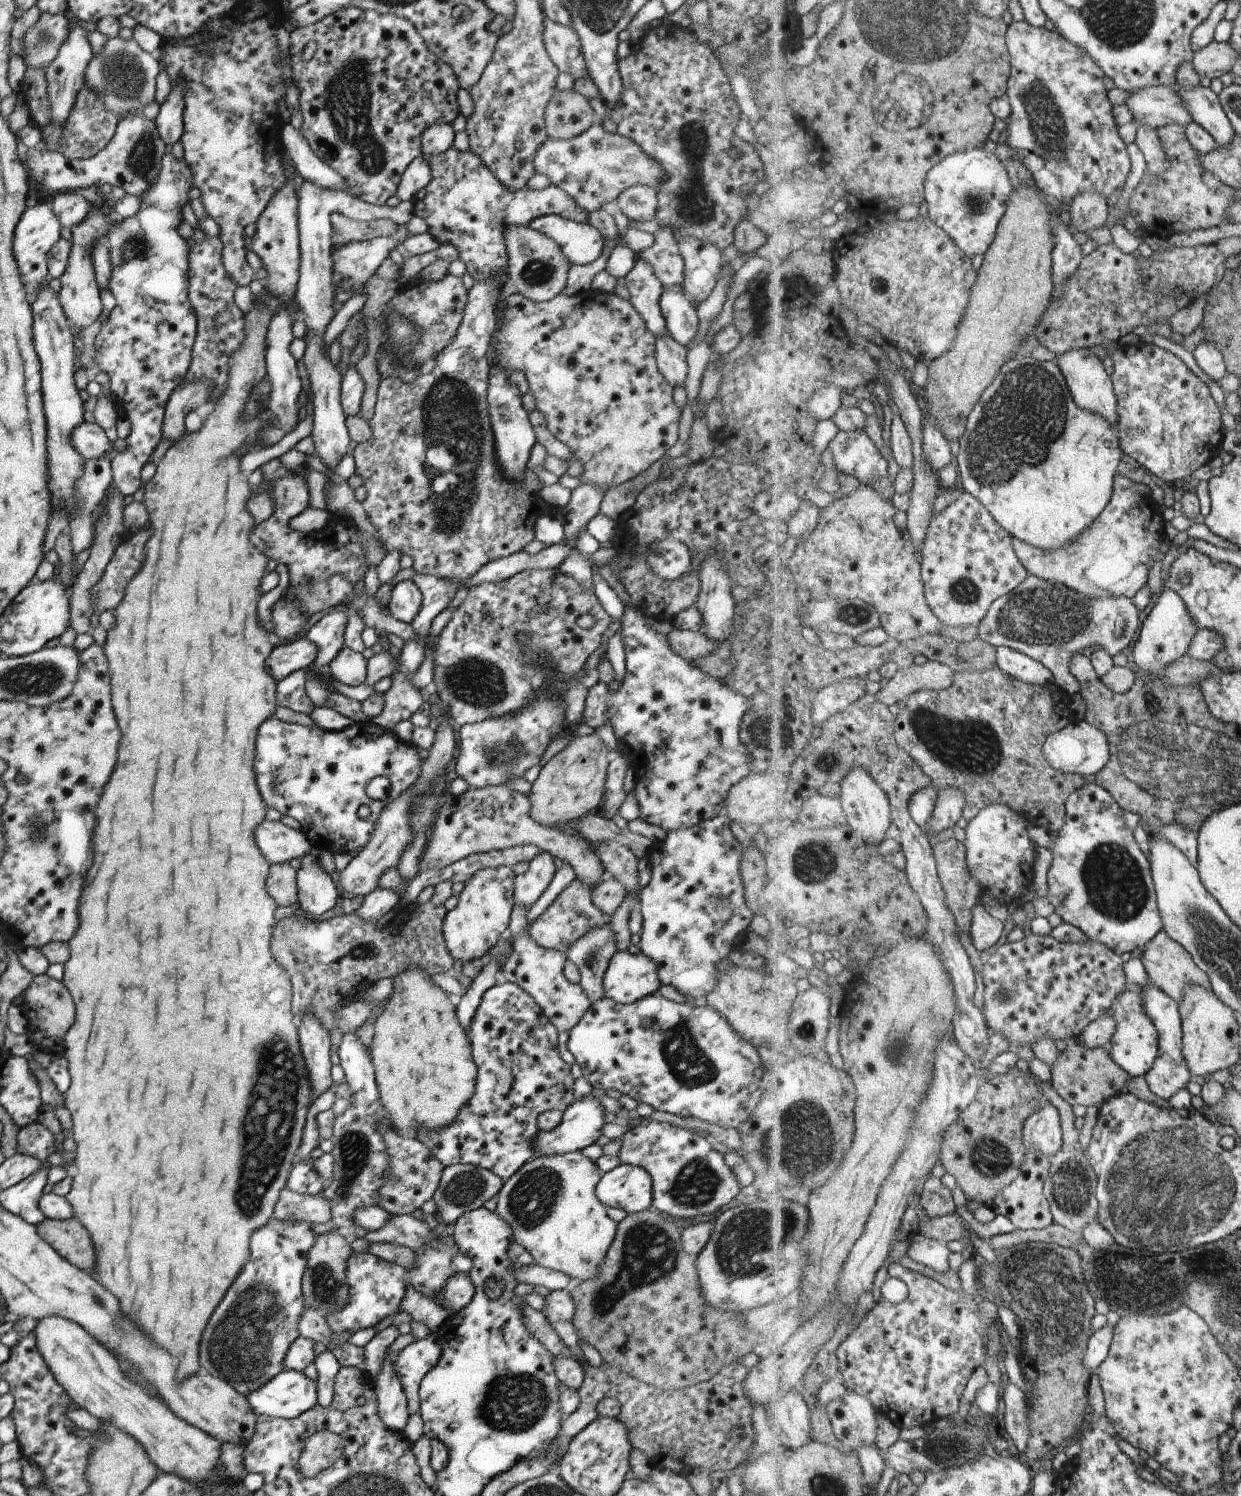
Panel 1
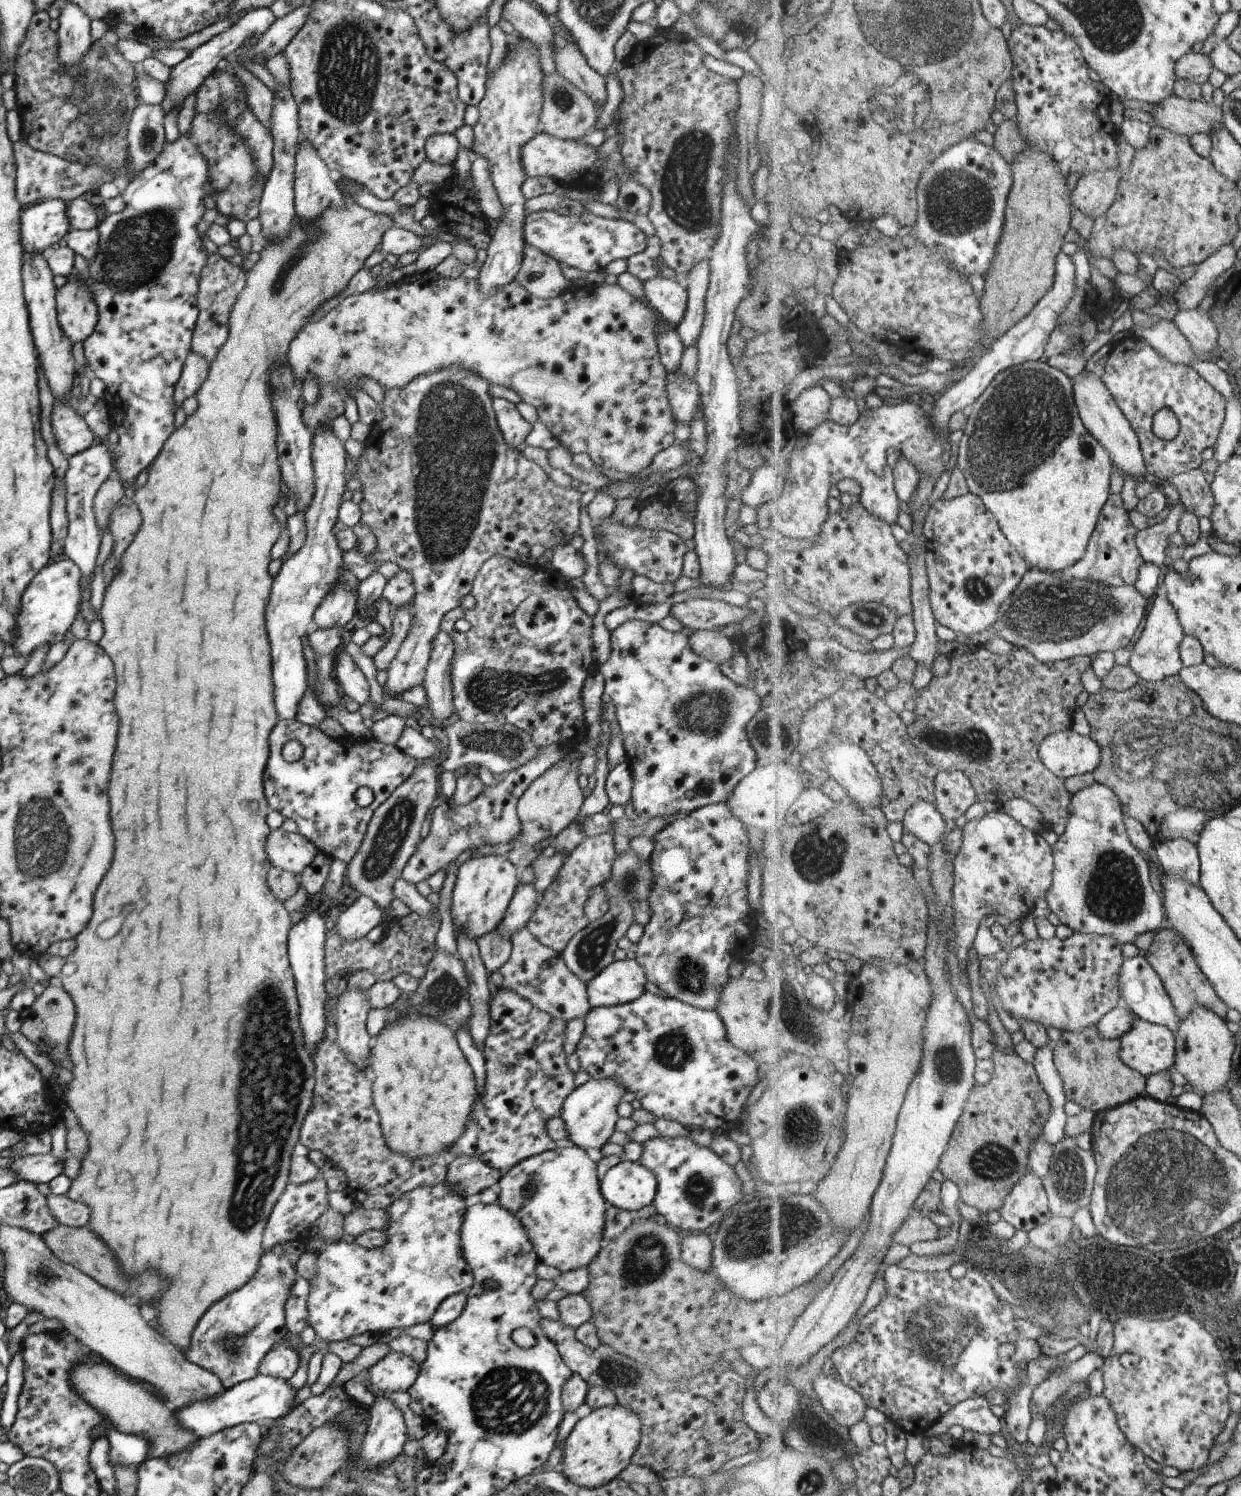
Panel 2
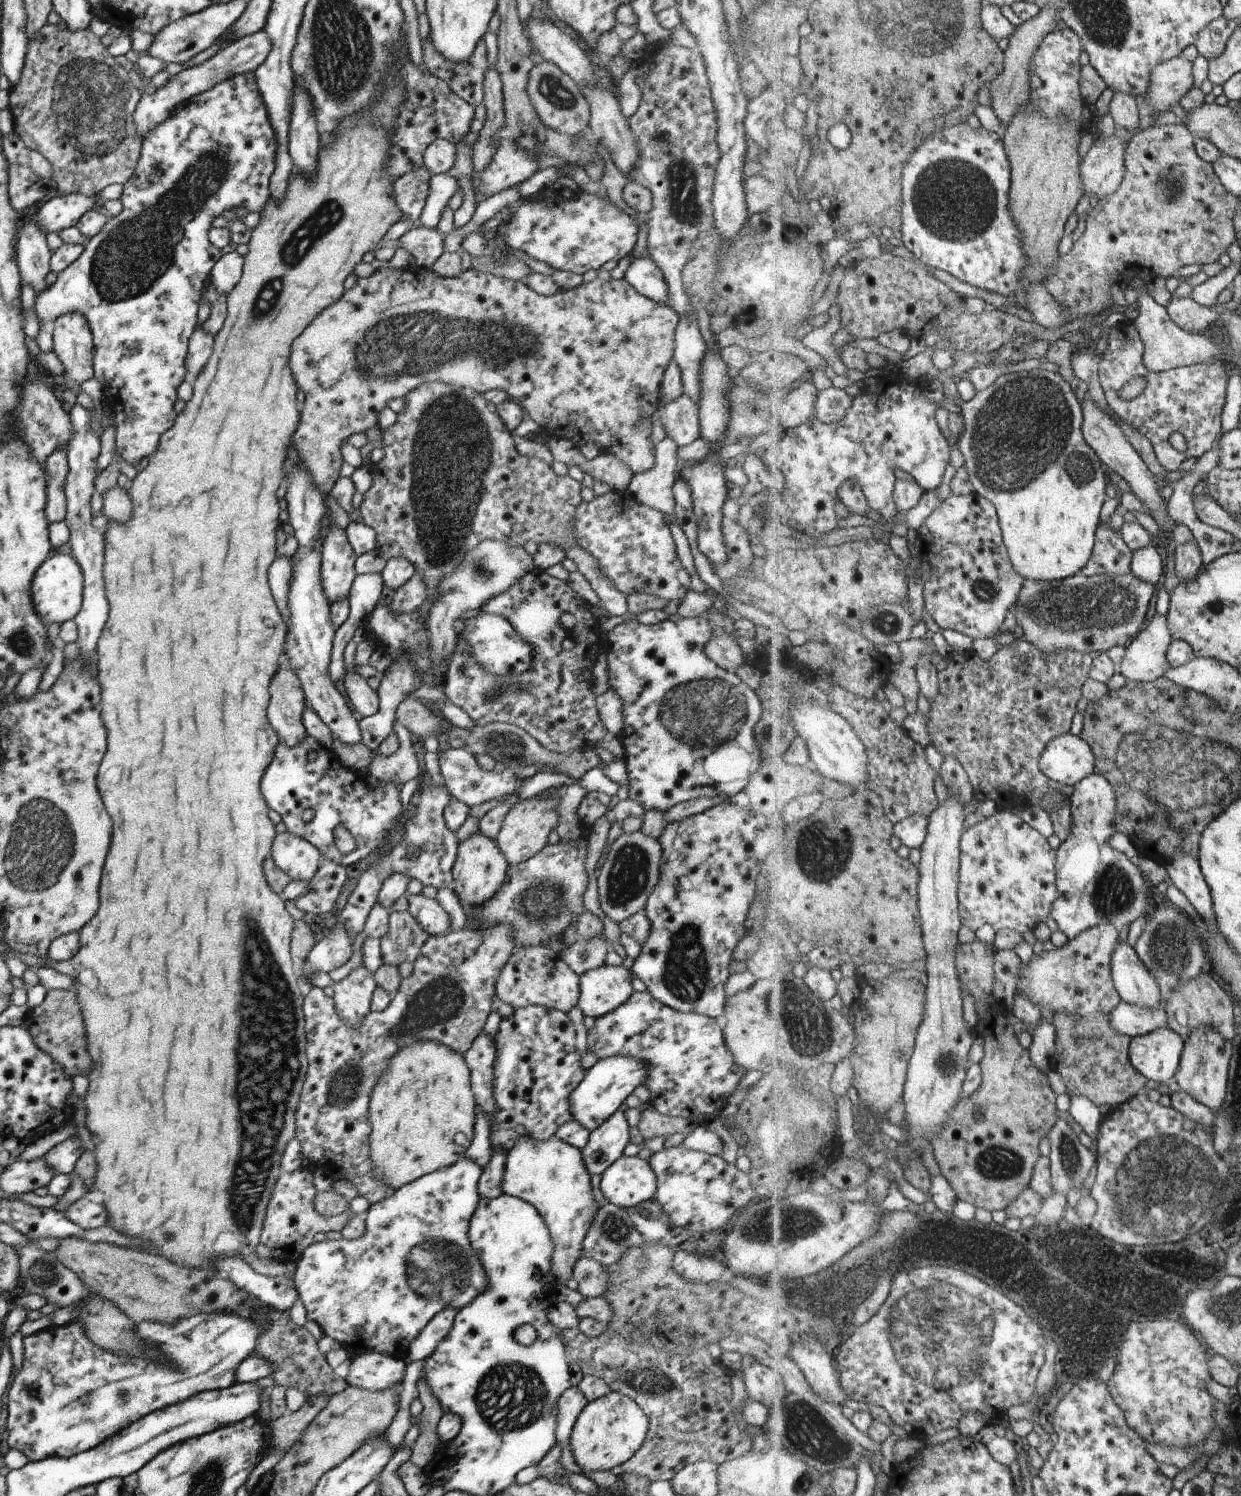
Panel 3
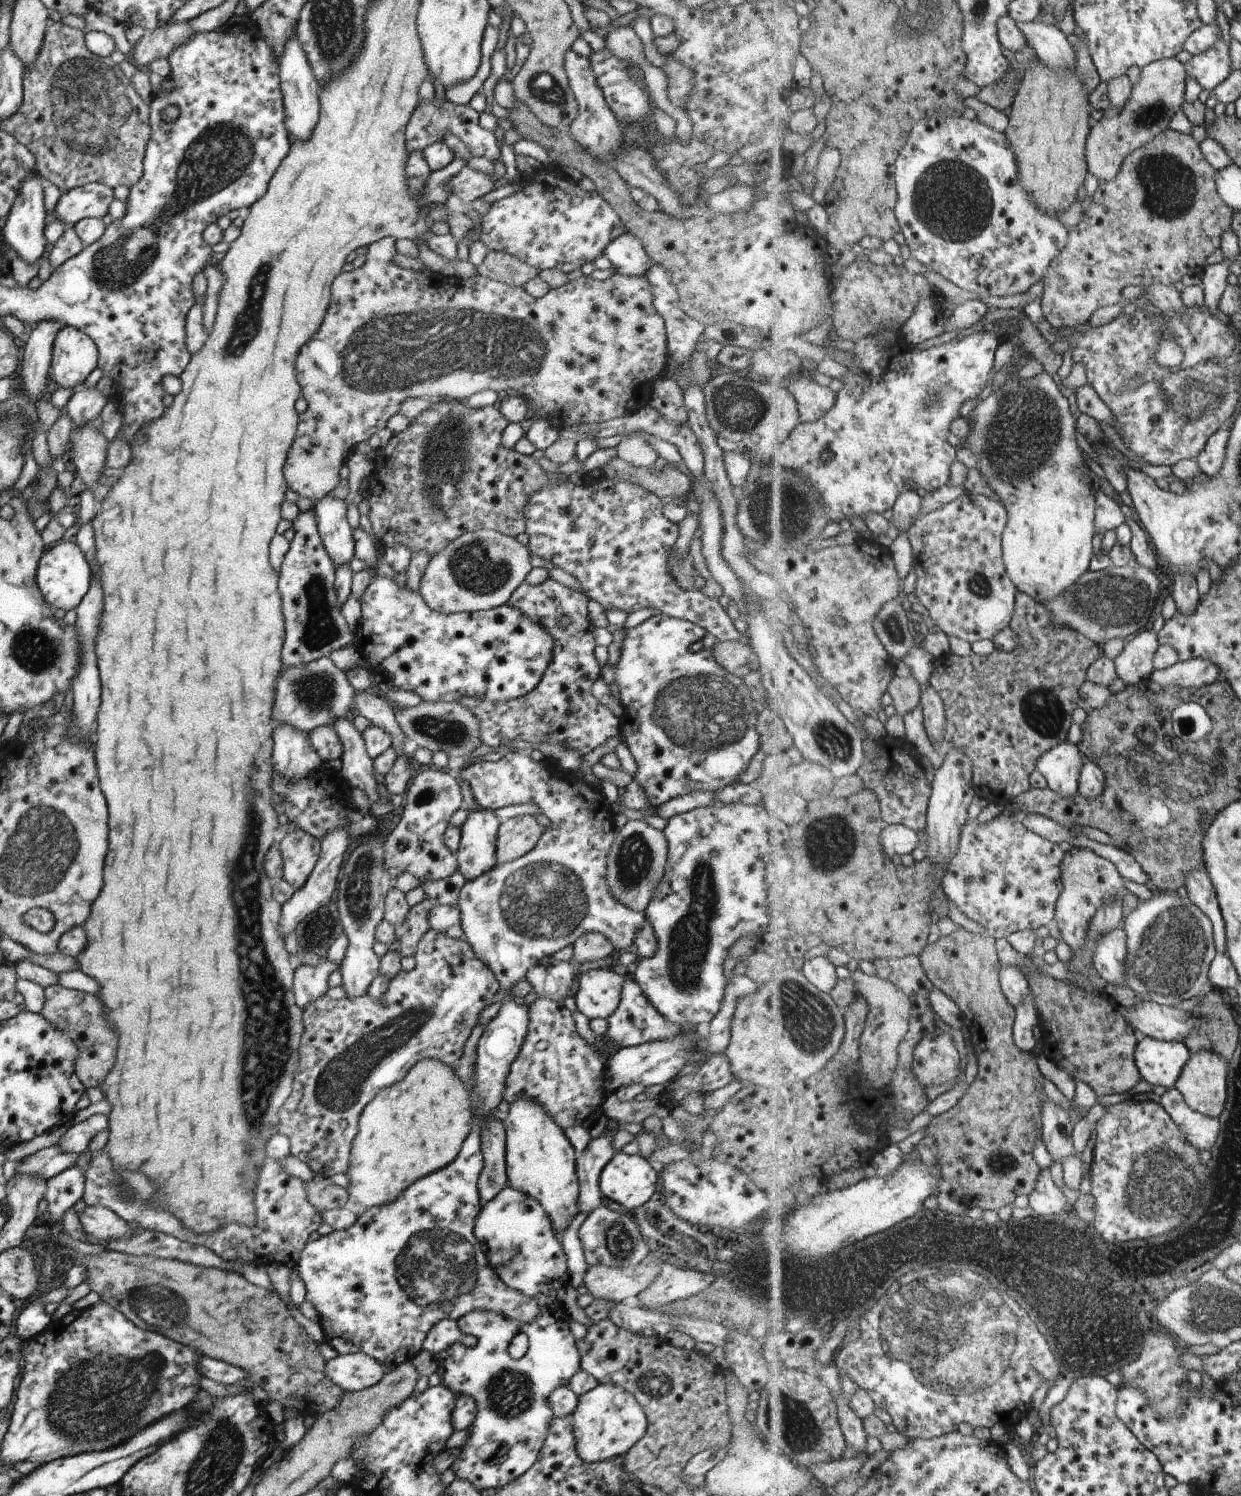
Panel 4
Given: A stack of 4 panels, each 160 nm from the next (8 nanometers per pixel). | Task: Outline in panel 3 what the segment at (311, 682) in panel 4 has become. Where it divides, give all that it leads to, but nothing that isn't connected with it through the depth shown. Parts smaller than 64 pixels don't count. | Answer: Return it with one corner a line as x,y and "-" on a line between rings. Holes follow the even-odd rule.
369,573
357,575
352,582
348,592
348,615
343,621
343,624
334,630
332,640
332,649
330,650
330,663
328,664
328,675
335,683
337,679
342,680
344,675
344,656
343,651
346,644
351,640
353,632
358,626
362,626
362,622
371,614
371,611
376,607
382,589
382,578
380,573

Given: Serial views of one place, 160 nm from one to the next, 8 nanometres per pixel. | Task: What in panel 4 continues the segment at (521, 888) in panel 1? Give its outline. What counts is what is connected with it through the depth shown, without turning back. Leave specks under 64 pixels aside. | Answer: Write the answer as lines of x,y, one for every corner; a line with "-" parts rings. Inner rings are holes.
429,928
419,939
416,944
416,950
413,952
414,967
410,971
400,970
390,981
388,981
388,989
383,993
383,996
378,999
369,998
369,995
361,995
360,997
340,999
331,999
326,994
308,1002
302,1010
303,1030
300,1036
298,1046
298,1068
292,1076
292,1089
289,1096
280,1106
278,1117
279,1126
277,1134
285,1135
289,1139
290,1154
295,1156
306,1164
314,1174
319,1174
323,1177
330,1177
333,1174
346,1174
349,1166
350,1148
352,1140
358,1131
358,1118
360,1117
363,1107
379,1092
382,1088
391,1086
391,1084
399,1082
403,1075
421,1059
427,1057
440,1060
441,1063
452,1065
459,1060
462,1055
462,1048
465,1041
469,1038
471,1029
477,1024
479,1013
491,1004
495,992
499,990
495,975
479,960
472,951
471,946
463,938
454,939
440,932
435,932

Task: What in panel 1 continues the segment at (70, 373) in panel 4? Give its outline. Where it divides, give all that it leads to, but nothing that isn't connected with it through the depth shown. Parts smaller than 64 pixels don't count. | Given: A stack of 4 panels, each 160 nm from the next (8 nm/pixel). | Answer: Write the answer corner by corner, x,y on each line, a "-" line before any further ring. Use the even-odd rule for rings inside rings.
92,207
86,214
86,217
79,224
70,228
71,242
70,253
67,259
67,266
63,274
58,278
60,280
60,290
58,291
58,301
62,311
66,316
71,327
84,330
91,323
94,323
101,312
101,301
99,301
99,289
94,277
94,268
92,267
91,249
92,246
100,239
105,240
108,230
119,222
119,218
112,214
104,214
101,207

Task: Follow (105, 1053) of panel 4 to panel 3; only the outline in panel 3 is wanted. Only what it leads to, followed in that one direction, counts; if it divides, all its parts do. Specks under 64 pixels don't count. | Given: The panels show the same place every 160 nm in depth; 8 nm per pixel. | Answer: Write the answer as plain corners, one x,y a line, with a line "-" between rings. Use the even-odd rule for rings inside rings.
73,988
68,990
48,990
43,1001
28,1010
27,1017
23,1024
31,1035
33,1044
51,1057
67,1077
76,1074
85,1076
91,1070
91,1060
85,1052
85,1032
83,1032
83,1020
76,1001
76,994

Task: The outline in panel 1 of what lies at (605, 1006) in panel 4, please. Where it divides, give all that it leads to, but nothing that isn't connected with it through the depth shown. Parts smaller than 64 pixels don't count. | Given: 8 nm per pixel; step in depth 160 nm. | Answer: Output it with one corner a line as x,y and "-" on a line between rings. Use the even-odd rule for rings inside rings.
627,949
615,952
602,976
604,998
622,1005
655,994
659,985
655,964
641,953
630,954

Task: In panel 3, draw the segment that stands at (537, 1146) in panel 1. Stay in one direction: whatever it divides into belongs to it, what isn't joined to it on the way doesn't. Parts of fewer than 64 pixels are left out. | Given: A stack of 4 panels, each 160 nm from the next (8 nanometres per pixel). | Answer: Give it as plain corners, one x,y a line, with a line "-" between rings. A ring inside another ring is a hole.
609,1057
597,1061
584,1072
581,1082
568,1096
568,1109
572,1120
589,1132
605,1122
623,1103
626,1096
646,1077
646,1067
631,1057

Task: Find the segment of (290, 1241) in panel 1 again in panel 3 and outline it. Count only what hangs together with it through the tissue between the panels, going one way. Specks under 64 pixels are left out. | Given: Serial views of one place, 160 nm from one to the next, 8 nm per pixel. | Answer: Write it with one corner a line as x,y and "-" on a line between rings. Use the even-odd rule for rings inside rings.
215,1309
210,1313
199,1312
191,1314
191,1316
187,1318
181,1317
170,1323
160,1323
159,1321
151,1320
136,1323
134,1331
140,1336
140,1339
143,1339
148,1346
160,1348
159,1361
147,1361
146,1357
139,1358
114,1355
113,1353
97,1348
97,1346
83,1334
80,1318
60,1327
48,1326
45,1329
26,1335
22,1338
22,1365
10,1383
9,1390
7,1390
7,1417
5,1418
7,1438
5,1438
5,1442
9,1449
22,1452
28,1461
38,1461
45,1457
69,1458
83,1451
95,1448
95,1446
103,1442
106,1438
113,1436
116,1432
122,1431
123,1428
143,1418
143,1416
150,1412
165,1408
167,1405
180,1403
182,1400
189,1398
191,1395
197,1395
198,1392
201,1391
222,1389
232,1385
235,1382
234,1376
237,1365
253,1354
257,1337
268,1326
267,1322
266,1316
261,1311
255,1313
252,1317
242,1317
238,1314
222,1312
221,1310
218,1311
218,1309

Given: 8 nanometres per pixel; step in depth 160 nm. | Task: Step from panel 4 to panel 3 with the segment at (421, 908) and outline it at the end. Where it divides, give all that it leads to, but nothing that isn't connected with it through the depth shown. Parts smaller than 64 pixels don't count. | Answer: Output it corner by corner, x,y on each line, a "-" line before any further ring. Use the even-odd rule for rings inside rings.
399,911
388,914
387,932
380,938
380,958
383,963
398,967
401,963
411,963
420,955
420,950
430,937
417,921
407,912

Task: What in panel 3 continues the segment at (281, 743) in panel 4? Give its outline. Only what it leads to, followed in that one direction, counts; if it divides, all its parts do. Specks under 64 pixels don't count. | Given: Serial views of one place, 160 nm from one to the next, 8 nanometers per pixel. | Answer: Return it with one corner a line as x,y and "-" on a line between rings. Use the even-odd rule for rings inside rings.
283,658
269,684
267,720
275,728
278,742
289,747
297,745
305,736
302,712
307,706
297,675

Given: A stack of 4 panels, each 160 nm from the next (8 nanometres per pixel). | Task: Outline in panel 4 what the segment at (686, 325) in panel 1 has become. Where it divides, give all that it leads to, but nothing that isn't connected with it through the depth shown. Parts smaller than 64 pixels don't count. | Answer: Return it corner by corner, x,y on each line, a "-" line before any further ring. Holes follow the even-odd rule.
629,232
615,237
604,249
603,256
611,263
618,275
628,277
644,276
651,262
645,254
643,241

